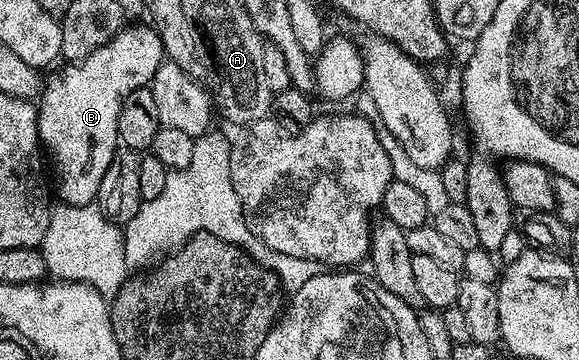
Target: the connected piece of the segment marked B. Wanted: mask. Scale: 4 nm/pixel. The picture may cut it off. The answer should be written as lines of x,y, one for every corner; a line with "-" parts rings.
125,25
119,30
107,46
90,52
81,62
64,64
53,78
44,83
44,89
38,99
38,117
40,120
40,140
45,151
52,153
56,161
56,178
60,181
60,198
63,204
75,206
91,206
96,202
98,188
102,184
102,176
106,176
106,168
110,168
110,160
114,160
114,152
118,148
118,111
122,109
122,100
130,96
138,88
151,83
154,72
158,72
160,63
165,61
162,40
156,35
151,25

